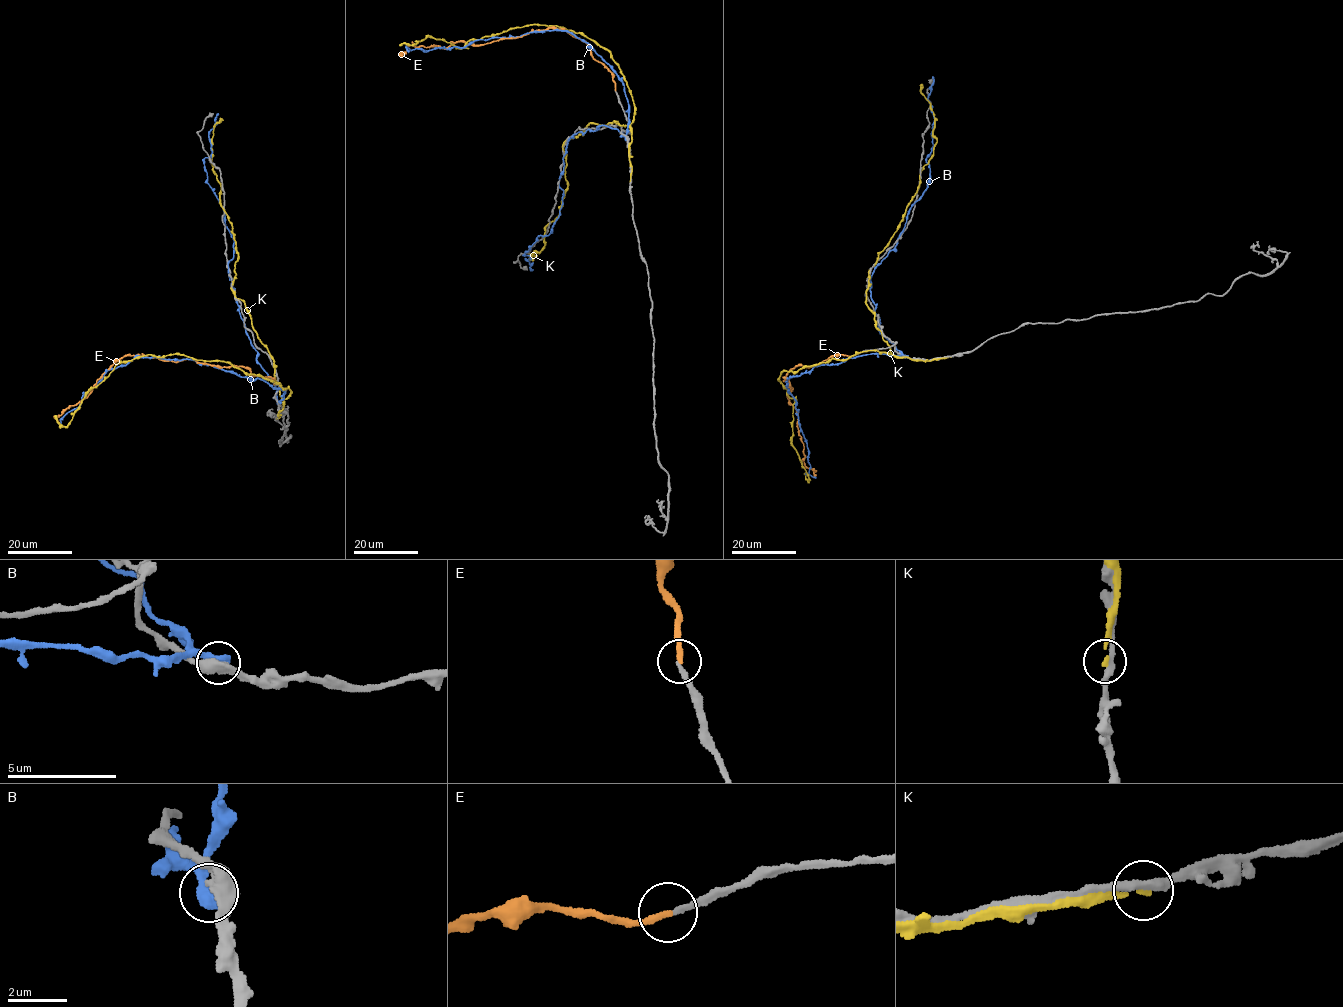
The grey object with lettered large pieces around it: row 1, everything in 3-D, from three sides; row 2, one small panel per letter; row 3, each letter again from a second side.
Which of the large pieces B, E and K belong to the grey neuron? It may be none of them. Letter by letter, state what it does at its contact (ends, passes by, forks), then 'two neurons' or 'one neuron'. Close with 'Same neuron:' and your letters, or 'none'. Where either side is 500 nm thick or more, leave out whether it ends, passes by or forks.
B: it ends | two neurons
E: it ends | one neuron
K: it ends | two neurons
Same neuron: E

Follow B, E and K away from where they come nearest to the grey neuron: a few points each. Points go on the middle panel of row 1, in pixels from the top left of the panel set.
B: (626, 138), (602, 125), (571, 137), (559, 178), (559, 215), (549, 234), (538, 236), (525, 252), (532, 270)
E: (615, 91), (613, 75), (589, 46), (563, 29), (532, 30), (479, 46), (410, 45), (401, 53), (406, 53)
K: (630, 180), (631, 127), (590, 124), (564, 143), (567, 188), (529, 260), (537, 257)

